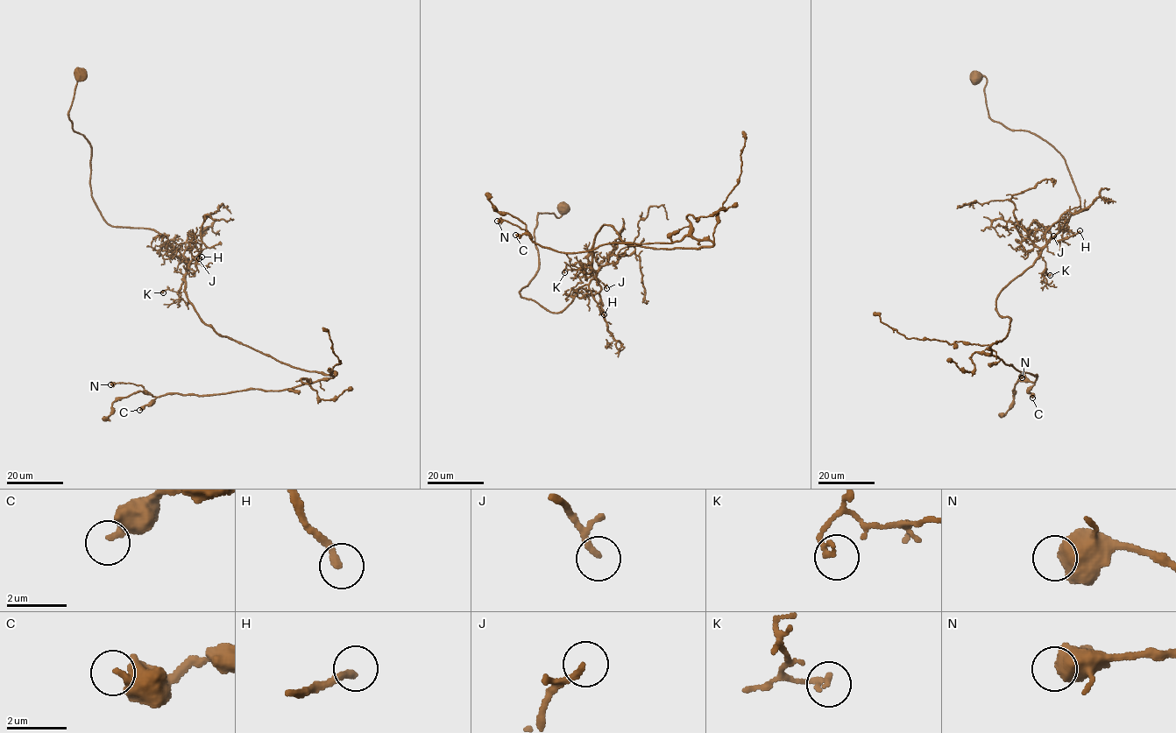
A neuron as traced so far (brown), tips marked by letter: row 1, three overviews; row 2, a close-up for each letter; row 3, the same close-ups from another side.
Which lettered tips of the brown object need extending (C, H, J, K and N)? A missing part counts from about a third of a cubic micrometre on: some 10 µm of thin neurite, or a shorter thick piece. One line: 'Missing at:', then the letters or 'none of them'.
Missing at: H, J

